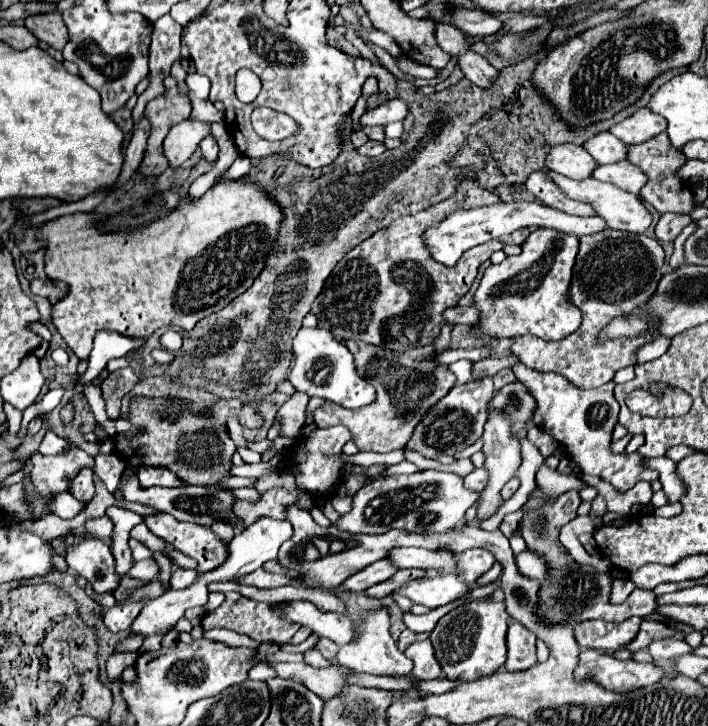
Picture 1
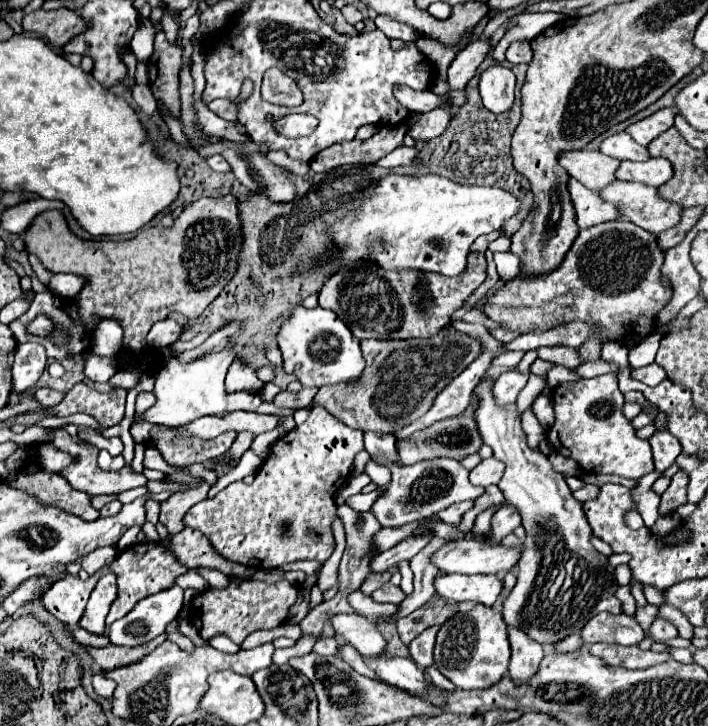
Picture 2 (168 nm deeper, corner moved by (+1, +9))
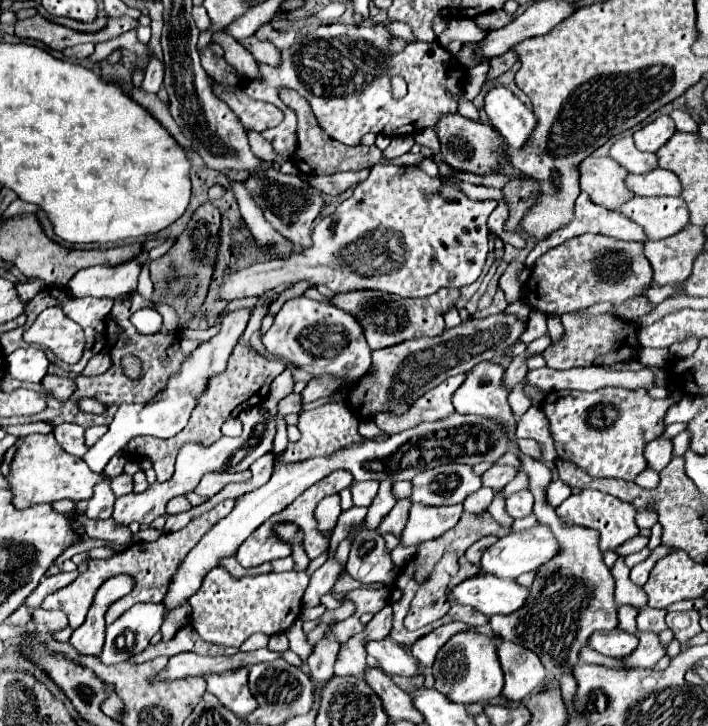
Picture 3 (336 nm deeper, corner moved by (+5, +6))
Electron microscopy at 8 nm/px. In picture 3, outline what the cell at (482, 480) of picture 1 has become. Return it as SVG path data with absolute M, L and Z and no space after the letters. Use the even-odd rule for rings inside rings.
M494 464L494 466L482 476L482 482L484 482L484 486L490 486L492 490L500 490L500 488L504 488L514 476L516 476L516 468L514 468L514 466Z

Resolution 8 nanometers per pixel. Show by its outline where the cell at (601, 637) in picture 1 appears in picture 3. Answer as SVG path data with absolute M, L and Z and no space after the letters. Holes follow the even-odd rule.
M616 628L612 632L596 632L596 634L592 634L588 646L592 650L604 654L604 656L626 658L628 654L632 654L632 650L636 650L638 638L634 638L632 634Z

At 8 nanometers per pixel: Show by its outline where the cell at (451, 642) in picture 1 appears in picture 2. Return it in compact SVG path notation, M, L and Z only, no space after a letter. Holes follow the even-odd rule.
M474 605L466 613L452 615L438 631L434 645L434 665L458 689L484 689L494 685L508 671L510 643L508 627L492 607Z

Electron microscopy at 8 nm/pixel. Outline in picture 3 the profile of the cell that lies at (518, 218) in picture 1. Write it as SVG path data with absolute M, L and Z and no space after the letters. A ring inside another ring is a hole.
M376 164L370 170L370 176L354 188L354 194L344 200L338 210L322 218L314 226L314 246L306 252L296 252L290 258L268 260L242 268L226 276L220 284L220 300L238 300L260 296L264 292L274 292L280 284L296 284L308 280L314 286L324 284L336 294L348 290L380 290L388 294L398 294L402 298L424 298L440 288L462 288L472 284L482 274L482 268L488 258L484 250L484 238L490 230L486 220L496 208L496 202L470 200L466 194L442 186L438 178L424 174L418 166L394 166L394 164Z

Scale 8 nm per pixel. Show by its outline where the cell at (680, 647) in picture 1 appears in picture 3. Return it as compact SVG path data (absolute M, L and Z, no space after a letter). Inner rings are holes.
M644 606L644 608L638 608L636 622L642 632L656 632L658 634L658 632L666 630L664 616L666 616L666 610L656 610L656 608Z

